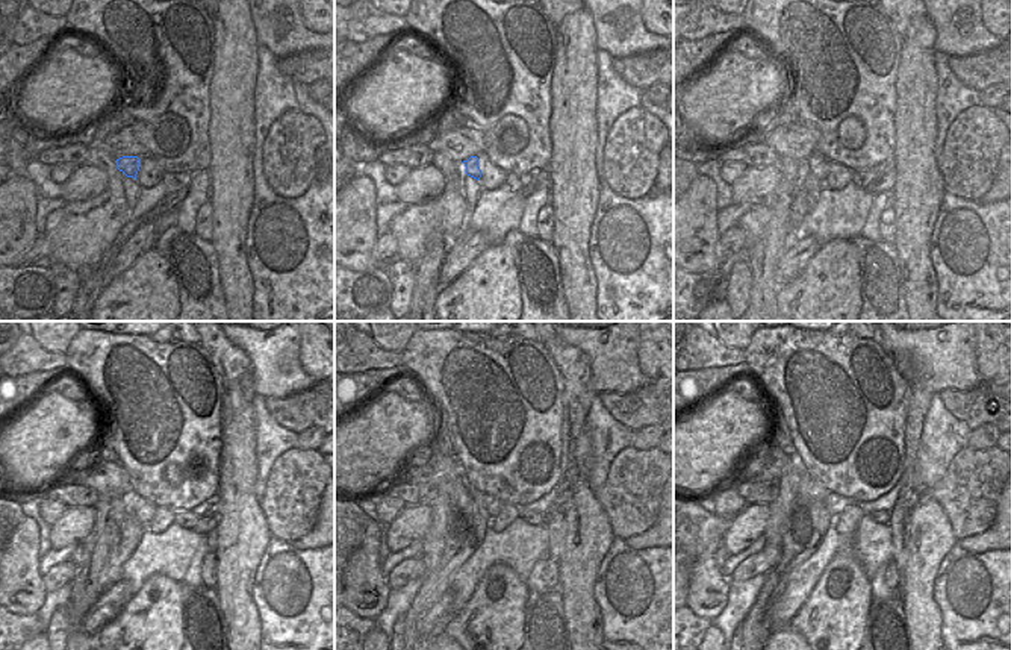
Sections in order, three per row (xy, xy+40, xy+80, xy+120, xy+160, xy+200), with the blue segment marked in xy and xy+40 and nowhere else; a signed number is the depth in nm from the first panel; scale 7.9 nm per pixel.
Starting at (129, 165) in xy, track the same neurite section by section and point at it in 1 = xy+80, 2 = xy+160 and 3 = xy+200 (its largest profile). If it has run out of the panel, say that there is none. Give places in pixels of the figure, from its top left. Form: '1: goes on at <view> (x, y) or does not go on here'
1: goes on at xy+80 (819, 167)
2: goes on at xy+160 (488, 506)
3: goes on at xy+200 (834, 503)

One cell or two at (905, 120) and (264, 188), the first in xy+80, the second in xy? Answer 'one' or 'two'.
two

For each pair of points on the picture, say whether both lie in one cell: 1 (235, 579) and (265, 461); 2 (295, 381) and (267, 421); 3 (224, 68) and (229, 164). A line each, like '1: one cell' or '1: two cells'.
1: two cells
2: two cells
3: one cell

